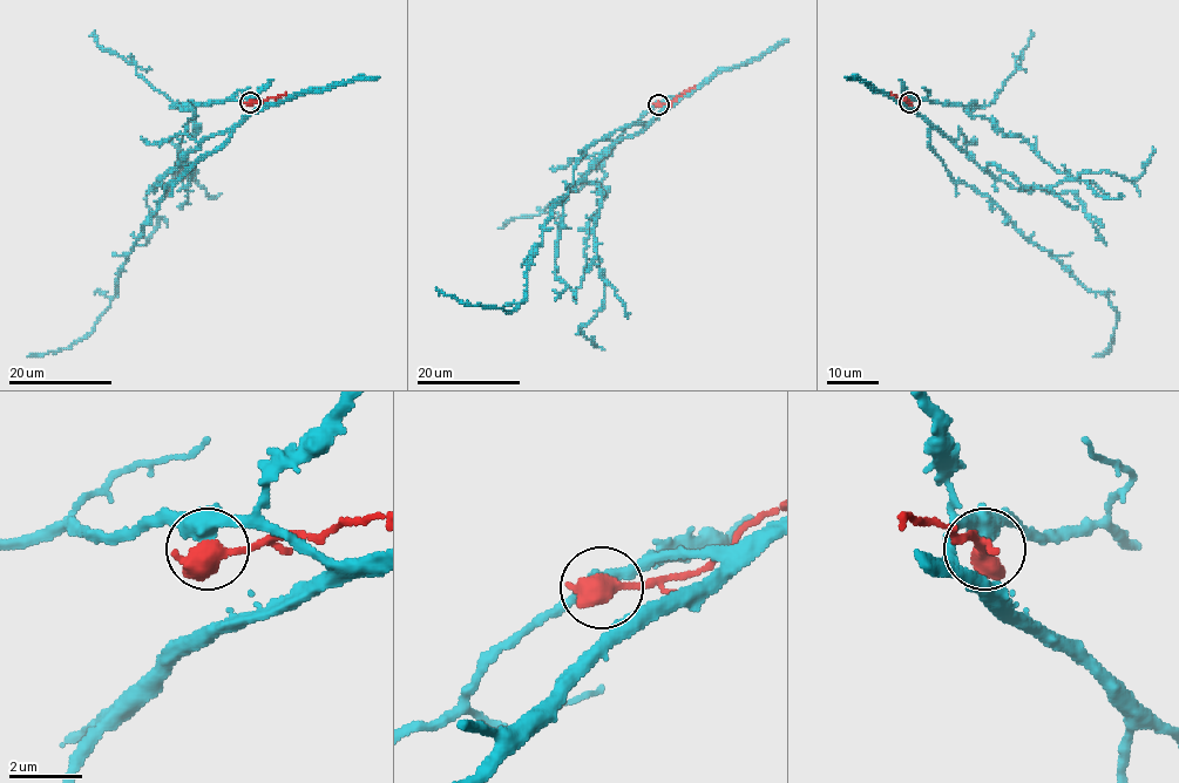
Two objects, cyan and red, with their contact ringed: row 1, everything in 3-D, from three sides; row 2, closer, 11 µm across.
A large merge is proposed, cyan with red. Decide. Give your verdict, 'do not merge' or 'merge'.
do not merge

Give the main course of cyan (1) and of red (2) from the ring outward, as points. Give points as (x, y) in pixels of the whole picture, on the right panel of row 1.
1: (909, 102), (955, 181), (986, 193), (1028, 239), (1104, 293), (1117, 322), (1108, 352), (1093, 356)
2: (909, 102), (892, 93)

